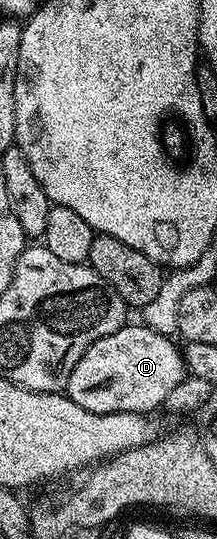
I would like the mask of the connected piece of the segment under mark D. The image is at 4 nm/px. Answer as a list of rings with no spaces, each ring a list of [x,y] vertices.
[[[125,323],[113,335],[97,339],[77,359],[77,367],[67,380],[65,396],[73,399],[77,407],[94,413],[141,413],[159,409],[165,395],[177,387],[185,376],[185,366],[180,346],[171,342],[166,333],[153,331],[142,323]]]

